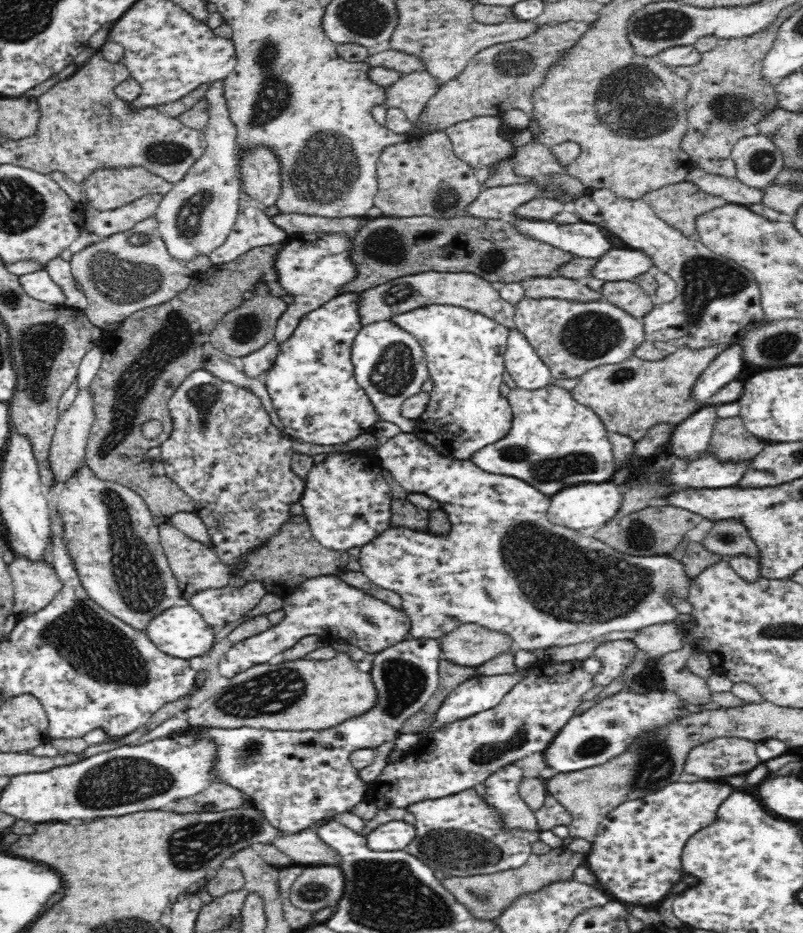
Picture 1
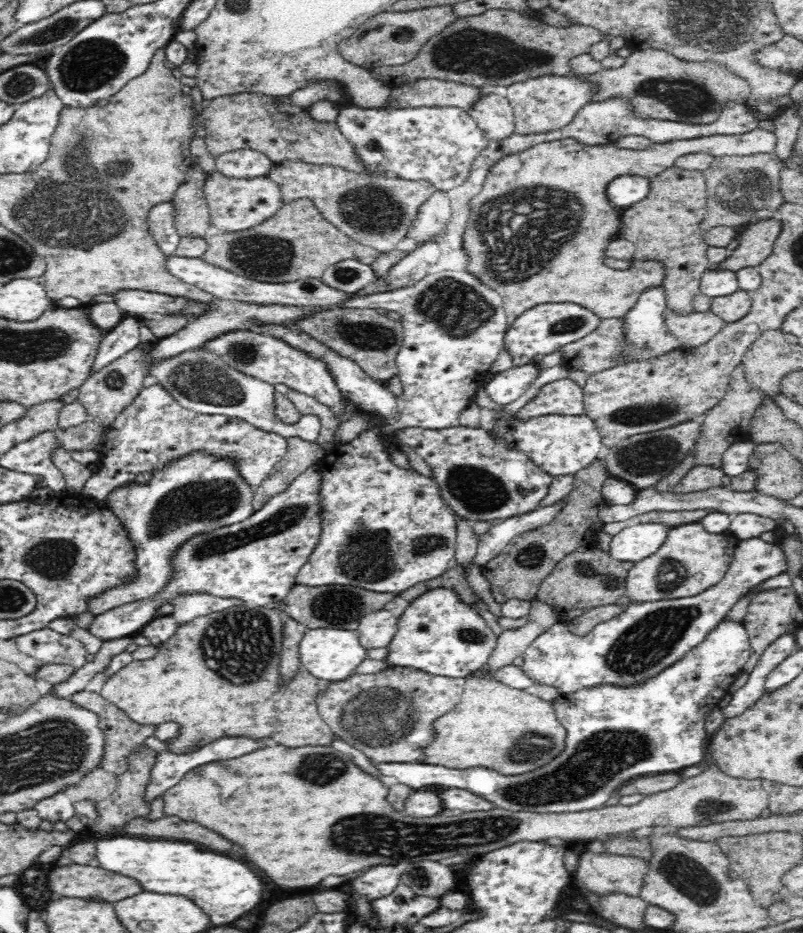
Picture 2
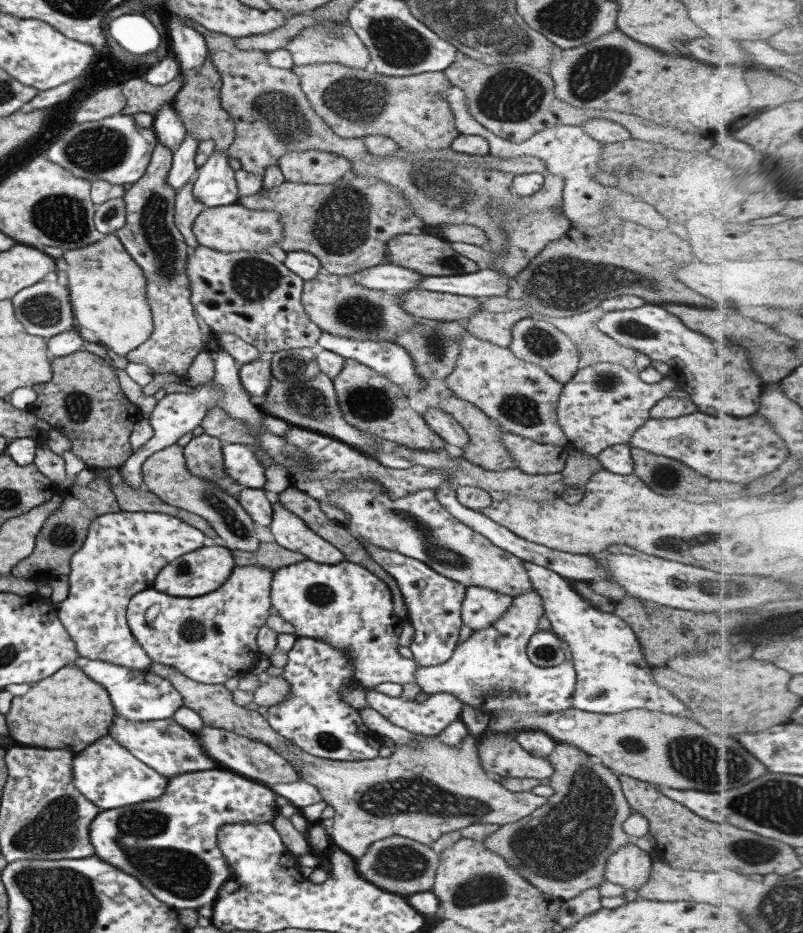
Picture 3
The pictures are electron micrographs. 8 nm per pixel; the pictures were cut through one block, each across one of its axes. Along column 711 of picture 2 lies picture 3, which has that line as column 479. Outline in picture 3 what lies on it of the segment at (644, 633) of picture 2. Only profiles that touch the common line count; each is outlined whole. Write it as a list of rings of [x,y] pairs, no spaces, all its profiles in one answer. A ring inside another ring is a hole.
[[[481,586],[464,587],[461,603],[461,622],[469,626],[472,632],[483,630],[493,624],[499,616],[511,606],[512,597],[481,588]]]

